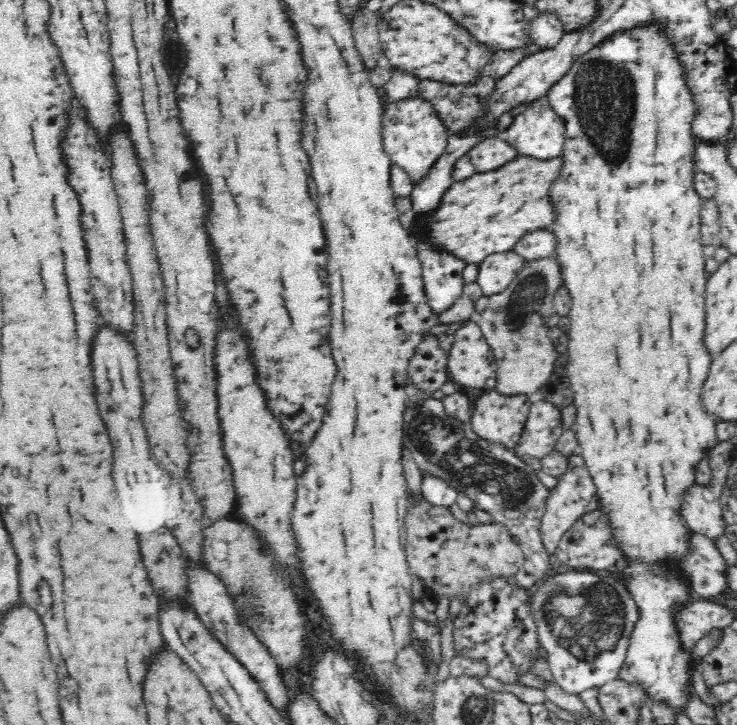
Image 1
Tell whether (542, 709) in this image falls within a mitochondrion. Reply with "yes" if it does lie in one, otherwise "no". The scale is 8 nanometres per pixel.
no

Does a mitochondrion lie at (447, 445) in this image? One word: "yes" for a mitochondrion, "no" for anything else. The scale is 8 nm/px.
yes

